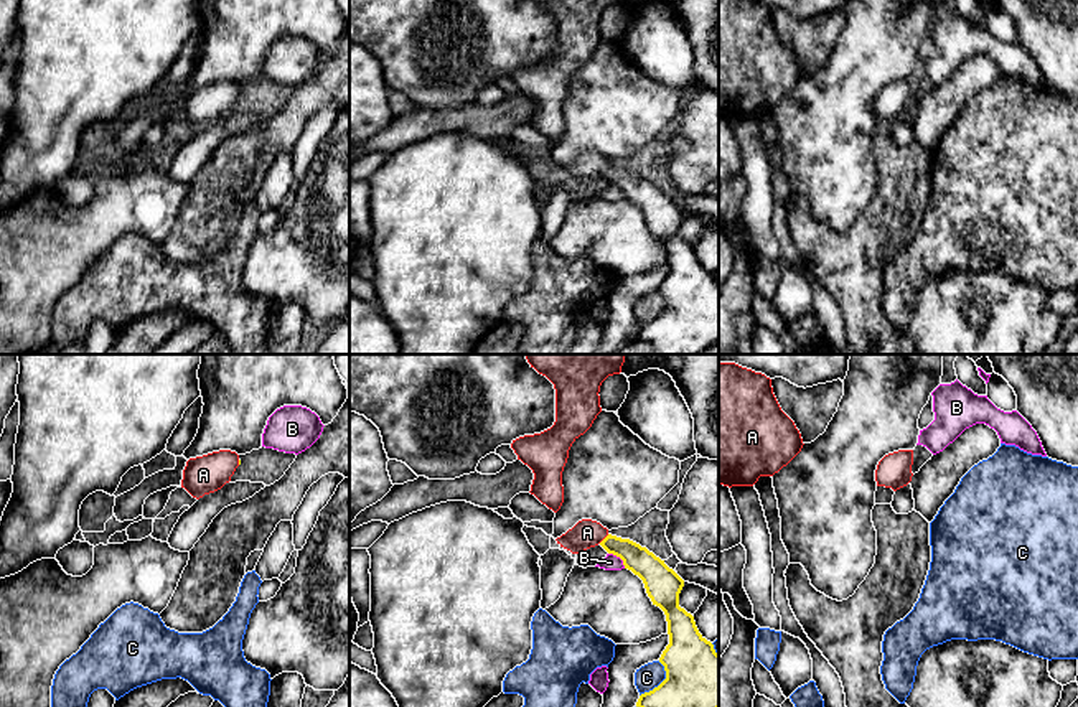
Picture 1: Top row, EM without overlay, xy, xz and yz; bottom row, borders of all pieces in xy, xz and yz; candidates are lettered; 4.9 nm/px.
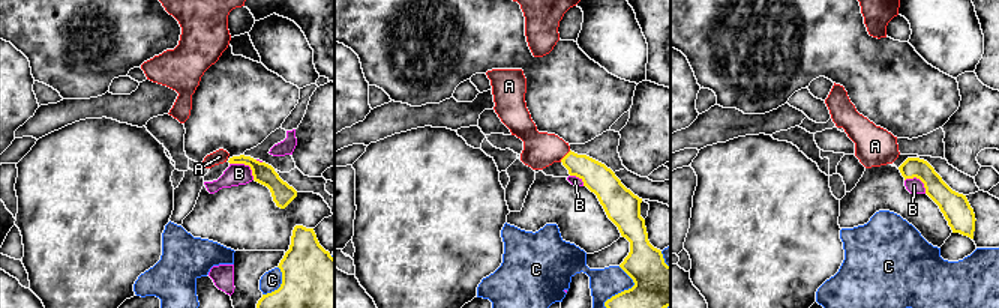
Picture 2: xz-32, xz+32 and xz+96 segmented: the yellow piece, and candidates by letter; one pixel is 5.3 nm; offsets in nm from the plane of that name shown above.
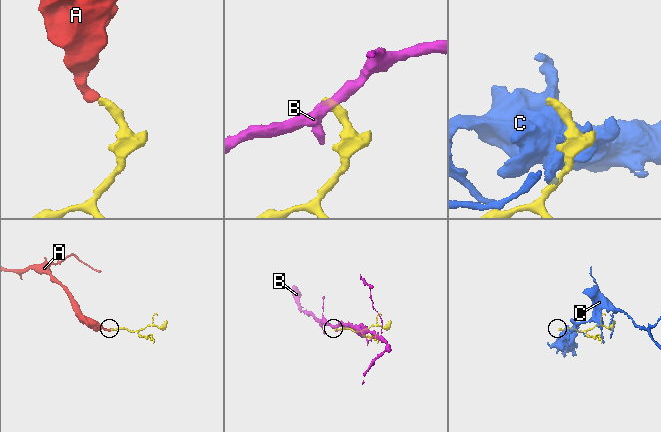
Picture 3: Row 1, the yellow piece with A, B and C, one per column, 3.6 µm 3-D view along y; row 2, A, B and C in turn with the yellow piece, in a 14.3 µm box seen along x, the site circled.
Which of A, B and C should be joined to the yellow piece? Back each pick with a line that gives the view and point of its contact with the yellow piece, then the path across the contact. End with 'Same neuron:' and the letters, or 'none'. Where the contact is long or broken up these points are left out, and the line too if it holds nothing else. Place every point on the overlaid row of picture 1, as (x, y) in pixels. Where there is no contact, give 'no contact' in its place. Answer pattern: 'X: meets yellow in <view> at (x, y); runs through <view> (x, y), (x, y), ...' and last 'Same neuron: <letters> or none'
A: meets yellow in xz at (605, 538); runs through xz (640, 561), (605, 538), (587, 533)
Same neuron: A

